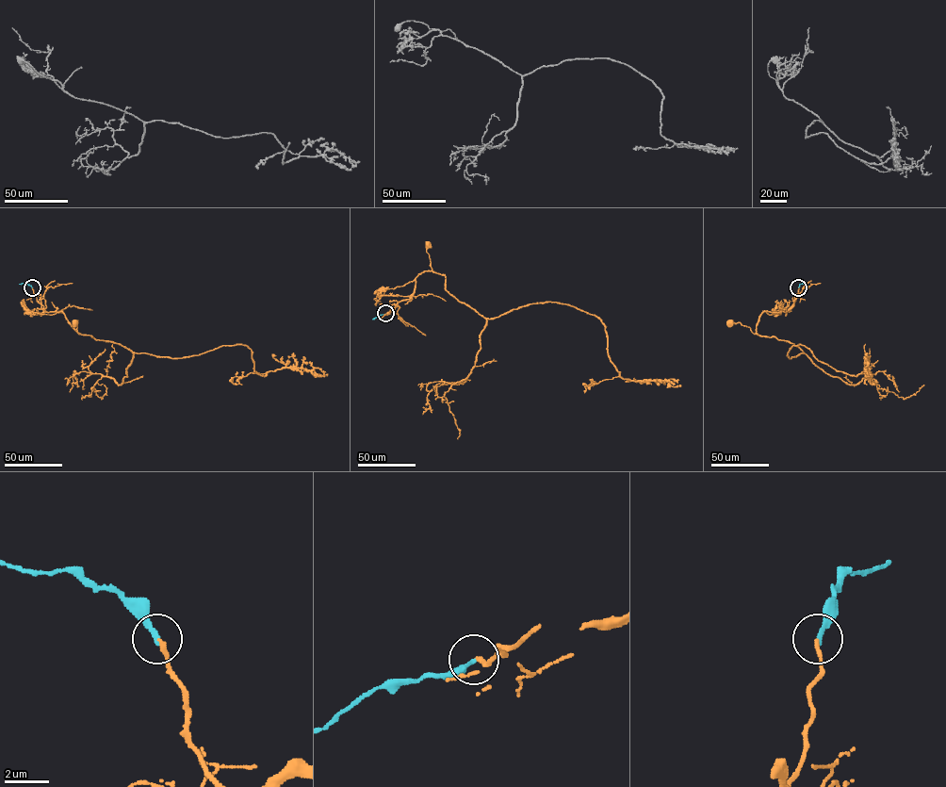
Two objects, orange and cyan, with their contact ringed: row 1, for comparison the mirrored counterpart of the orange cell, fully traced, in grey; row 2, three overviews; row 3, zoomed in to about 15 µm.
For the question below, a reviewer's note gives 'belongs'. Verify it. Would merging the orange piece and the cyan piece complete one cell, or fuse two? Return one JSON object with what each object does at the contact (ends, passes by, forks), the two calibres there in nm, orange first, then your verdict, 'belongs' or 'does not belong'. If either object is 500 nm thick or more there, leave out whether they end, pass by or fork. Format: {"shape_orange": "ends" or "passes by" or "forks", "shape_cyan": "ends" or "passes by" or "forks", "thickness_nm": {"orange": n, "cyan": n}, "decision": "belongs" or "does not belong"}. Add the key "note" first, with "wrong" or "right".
{"note": "right", "shape_orange": "ends", "shape_cyan": "ends", "thickness_nm": {"orange": 170, "cyan": 180}, "decision": "belongs"}

